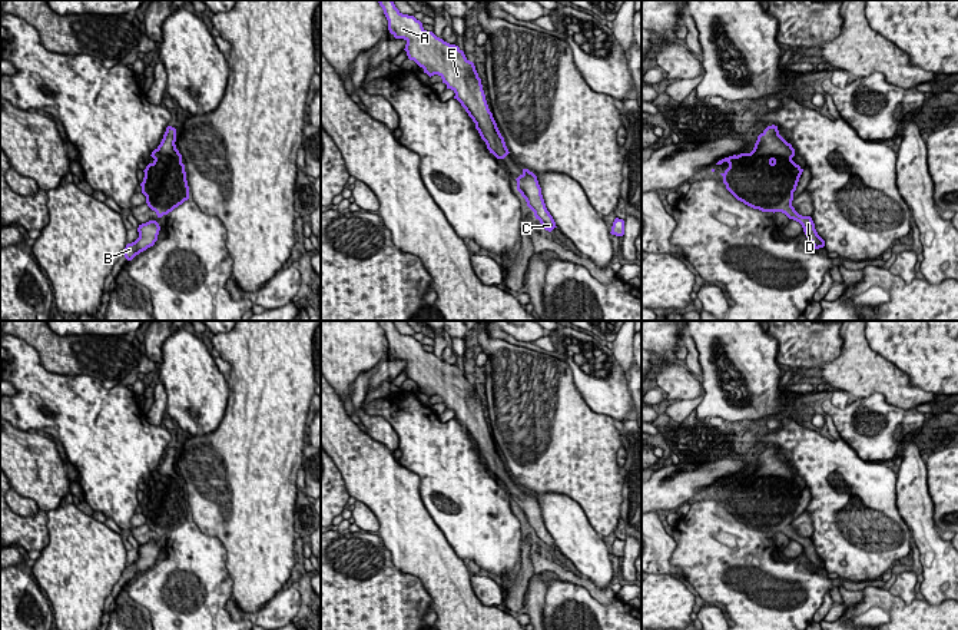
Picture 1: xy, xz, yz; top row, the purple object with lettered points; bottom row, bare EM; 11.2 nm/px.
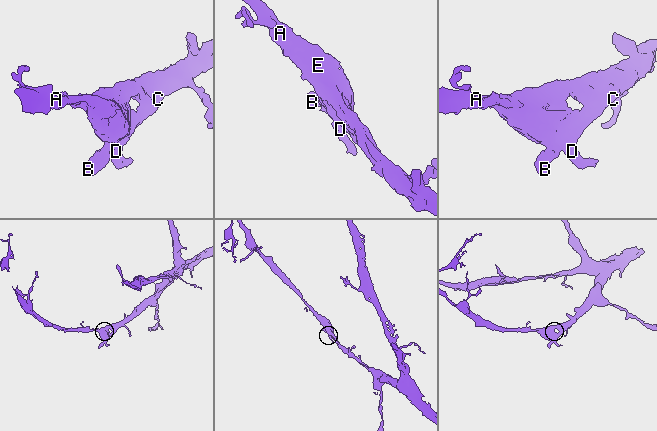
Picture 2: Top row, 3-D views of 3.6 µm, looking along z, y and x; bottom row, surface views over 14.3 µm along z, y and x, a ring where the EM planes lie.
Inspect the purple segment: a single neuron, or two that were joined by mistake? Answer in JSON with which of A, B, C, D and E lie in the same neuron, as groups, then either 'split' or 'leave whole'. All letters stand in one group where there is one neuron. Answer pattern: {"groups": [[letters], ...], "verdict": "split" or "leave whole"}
{"groups": [["A", "B", "C", "D", "E"]], "verdict": "leave whole"}

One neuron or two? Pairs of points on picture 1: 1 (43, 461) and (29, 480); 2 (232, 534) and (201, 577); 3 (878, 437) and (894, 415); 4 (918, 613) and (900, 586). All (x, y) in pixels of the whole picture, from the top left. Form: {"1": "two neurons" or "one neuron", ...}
{"1": "one neuron", "2": "two neurons", "3": "one neuron", "4": "two neurons"}

